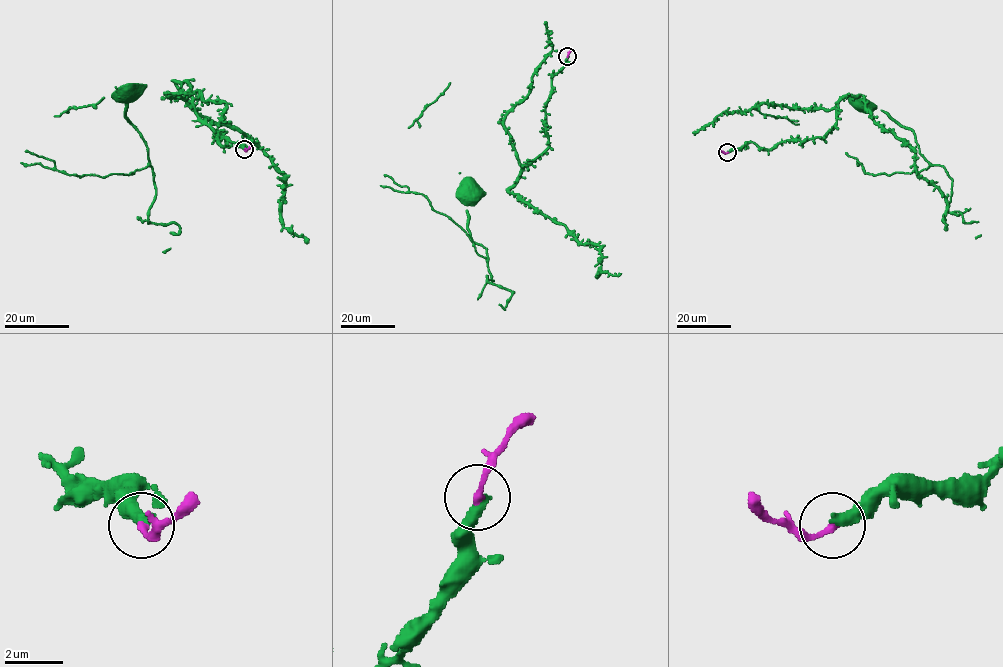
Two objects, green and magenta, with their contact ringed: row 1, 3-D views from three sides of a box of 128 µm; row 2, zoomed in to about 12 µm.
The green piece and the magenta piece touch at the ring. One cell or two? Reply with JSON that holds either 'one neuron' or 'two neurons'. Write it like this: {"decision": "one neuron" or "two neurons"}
{"decision": "one neuron"}

